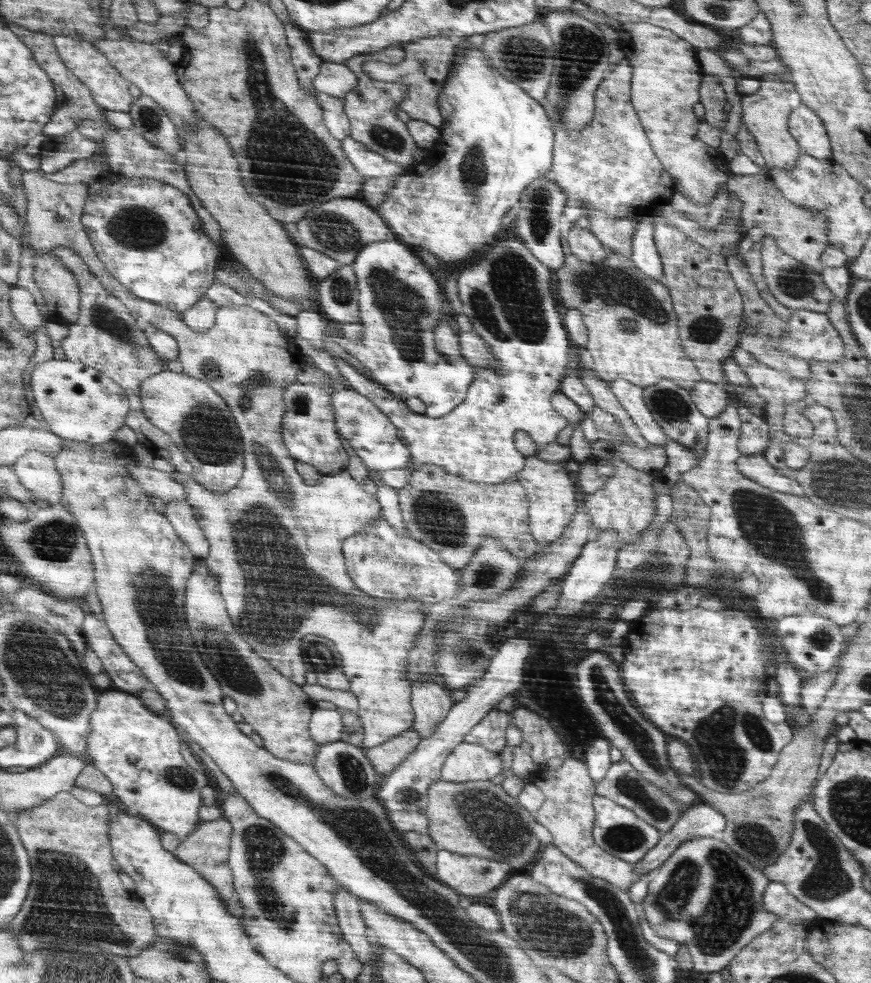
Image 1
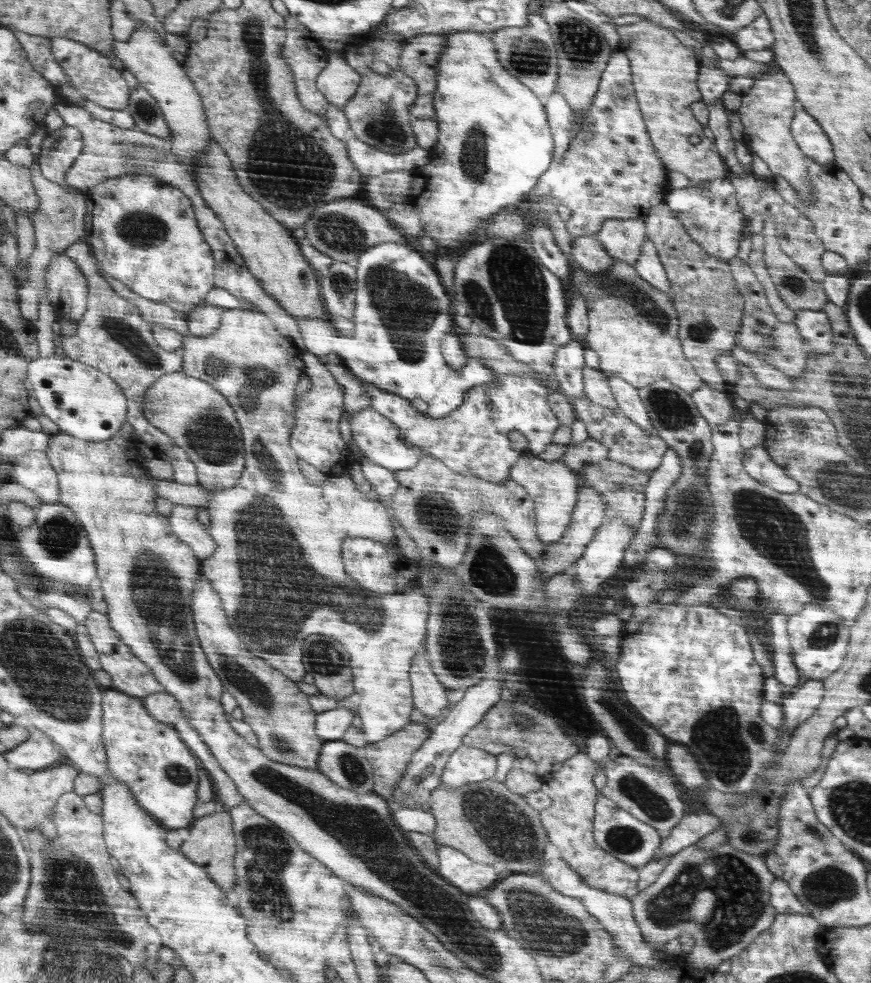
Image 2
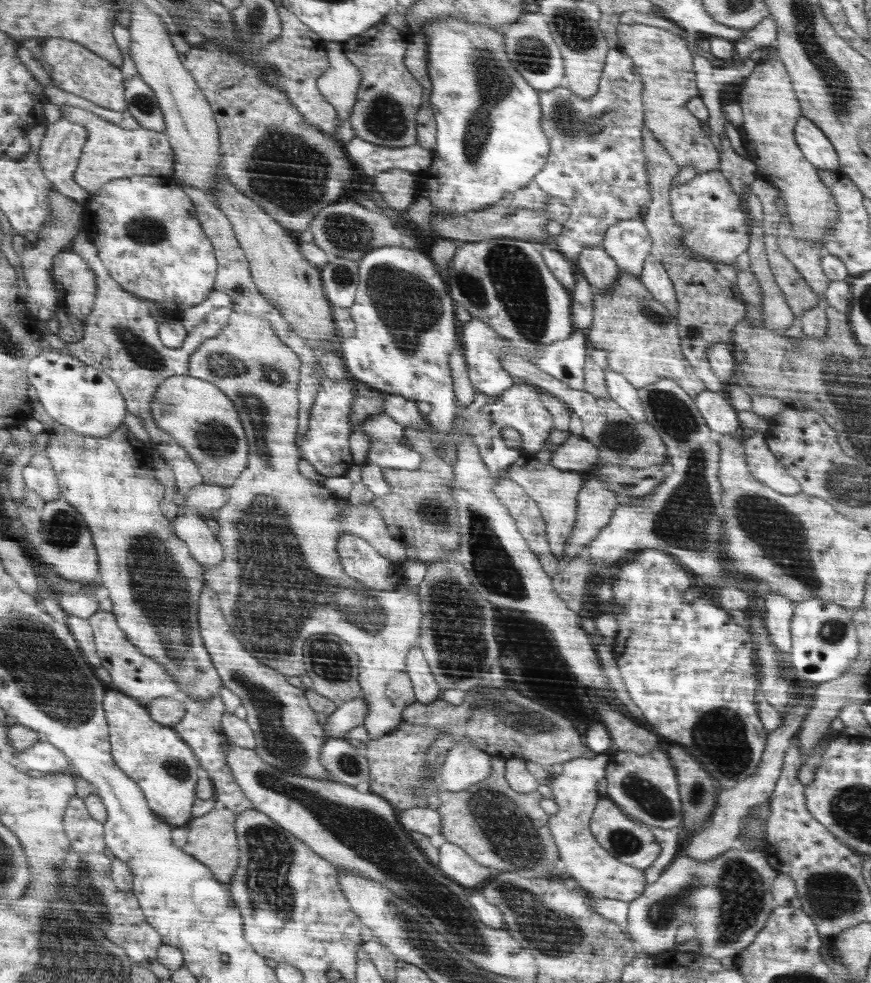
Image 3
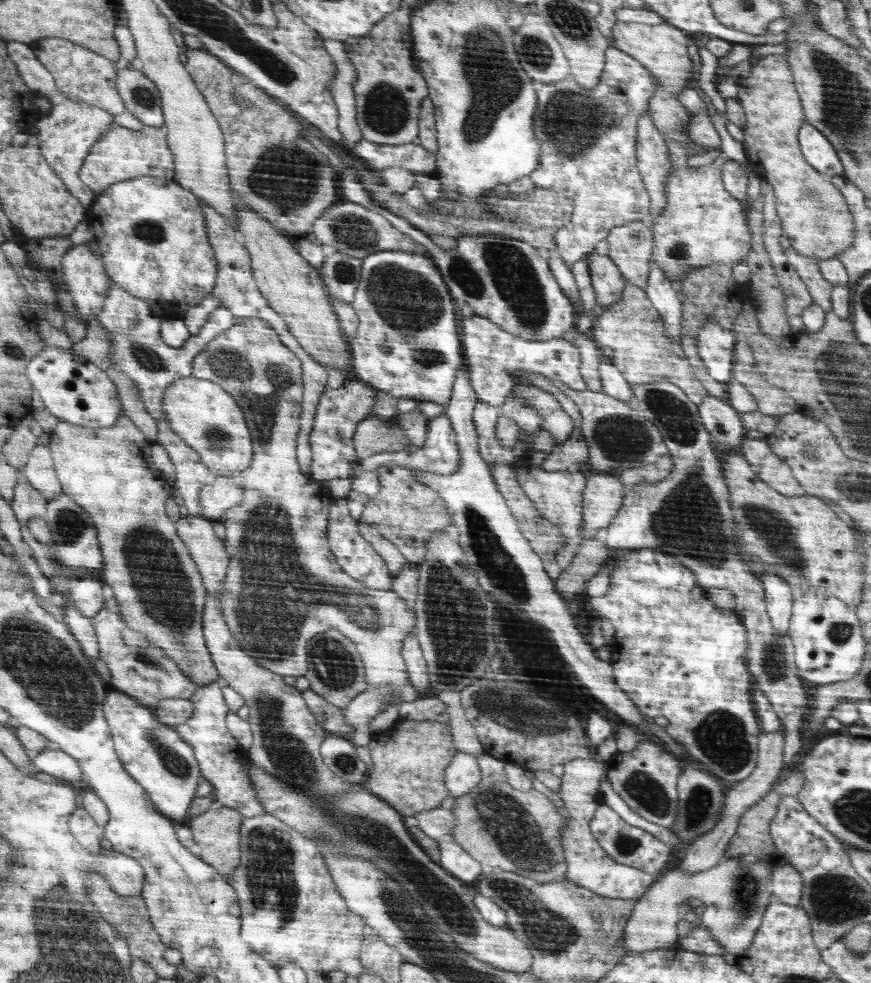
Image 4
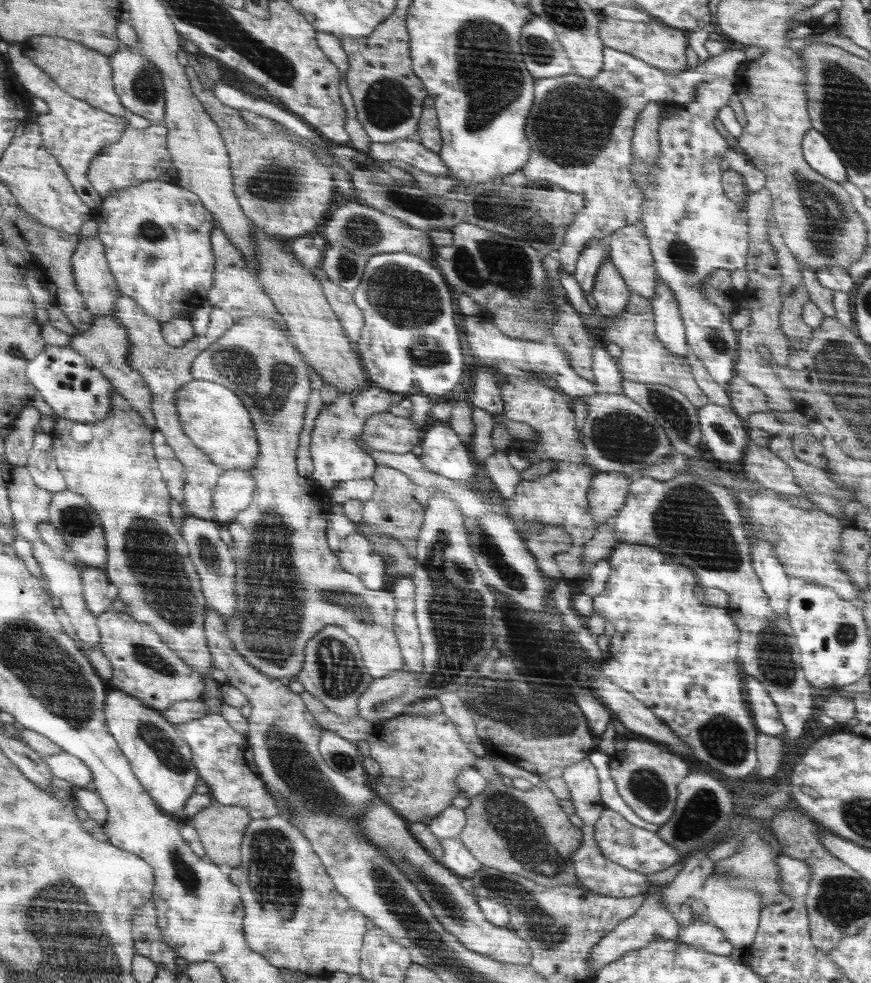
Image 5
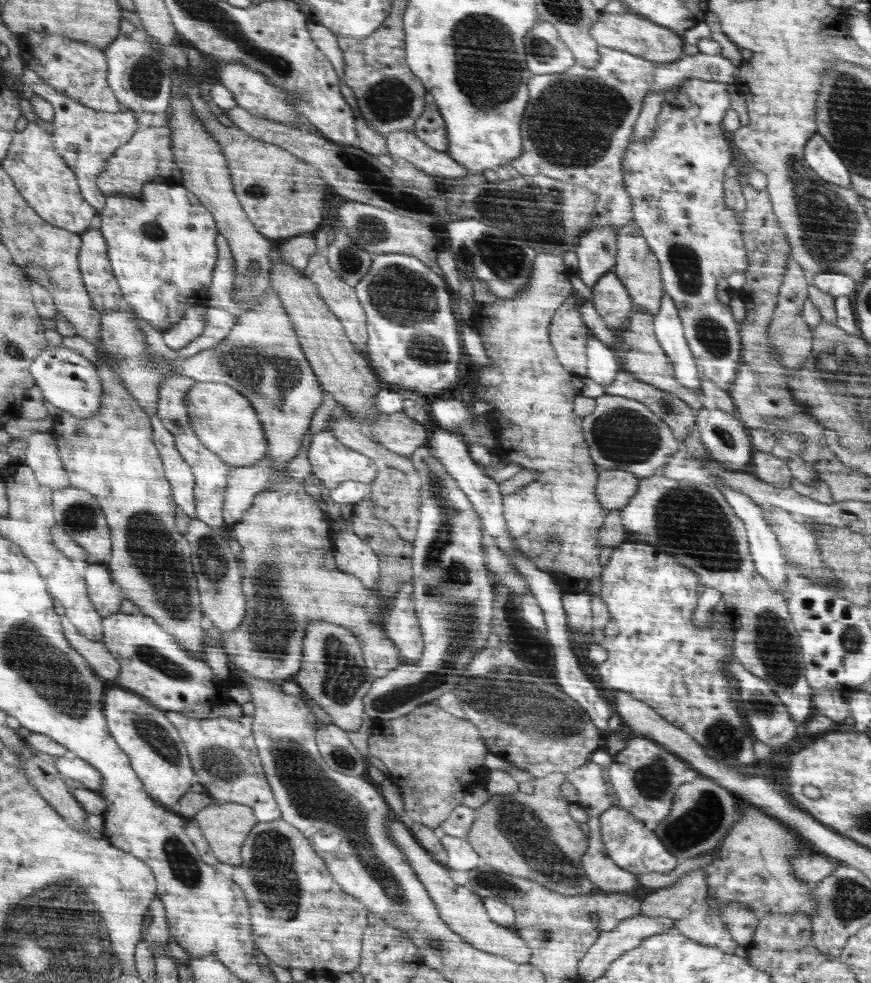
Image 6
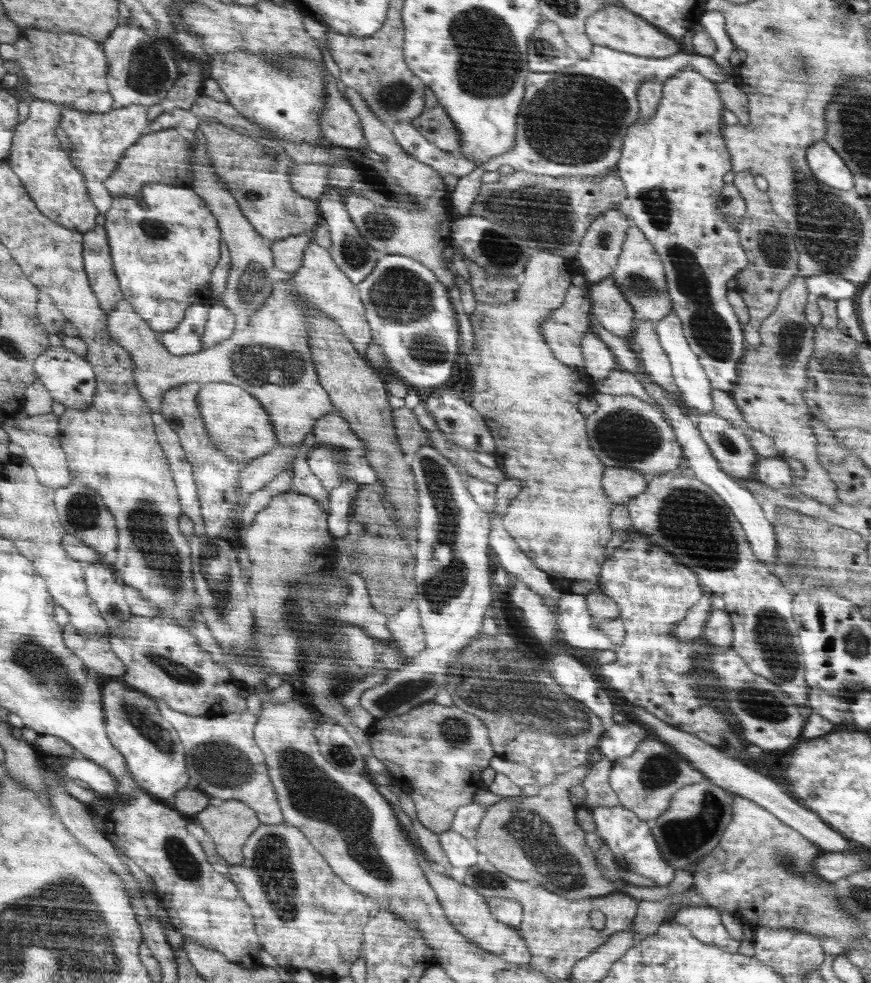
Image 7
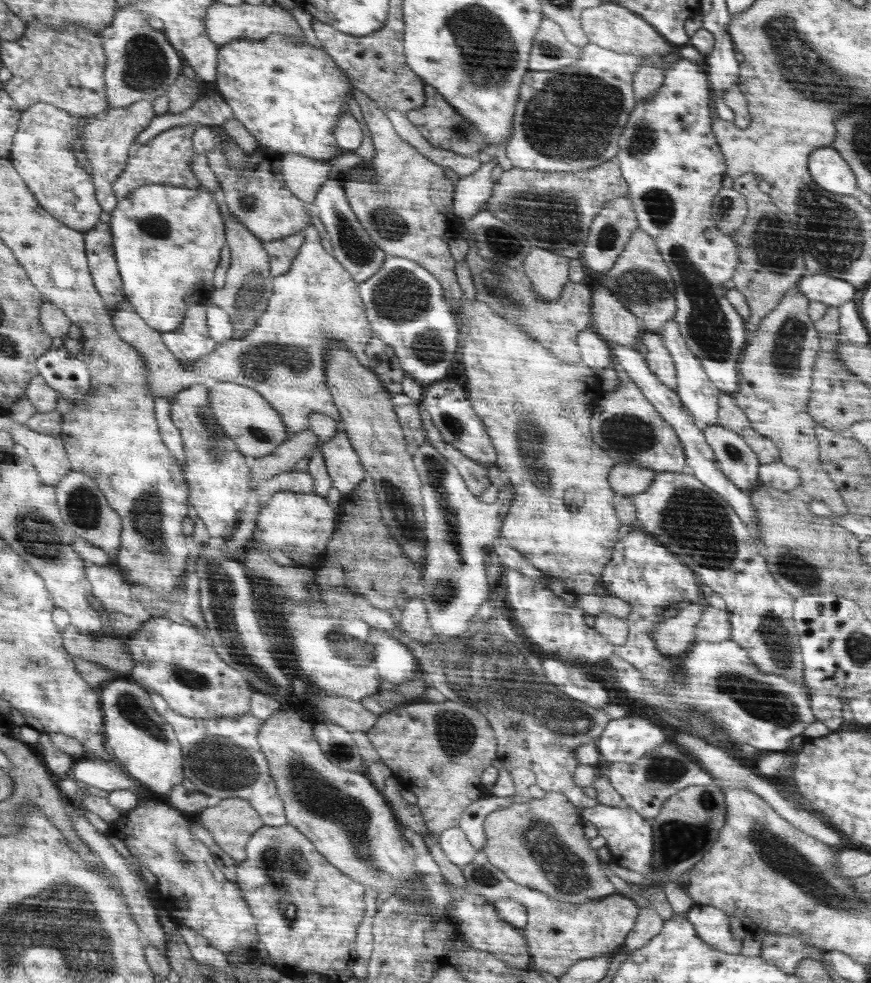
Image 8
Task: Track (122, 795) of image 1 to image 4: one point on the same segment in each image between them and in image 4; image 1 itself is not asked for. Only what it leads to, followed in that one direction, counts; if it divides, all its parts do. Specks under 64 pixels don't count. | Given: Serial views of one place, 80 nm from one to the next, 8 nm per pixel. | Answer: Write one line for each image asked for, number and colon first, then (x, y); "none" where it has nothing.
2: (147, 755)
3: (165, 768)
4: (163, 760)

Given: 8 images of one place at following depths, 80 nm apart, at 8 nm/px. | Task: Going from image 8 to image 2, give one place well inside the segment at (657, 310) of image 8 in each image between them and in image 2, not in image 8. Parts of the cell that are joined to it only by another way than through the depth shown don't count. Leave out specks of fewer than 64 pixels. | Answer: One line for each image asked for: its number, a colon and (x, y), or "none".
2: (622, 238)
3: (629, 242)
4: (631, 246)
5: (629, 246)
6: (637, 266)
7: (640, 274)

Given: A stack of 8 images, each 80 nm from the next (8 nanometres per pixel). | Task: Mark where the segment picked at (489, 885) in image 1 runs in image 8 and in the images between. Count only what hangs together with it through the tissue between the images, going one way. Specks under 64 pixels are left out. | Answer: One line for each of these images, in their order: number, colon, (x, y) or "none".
2: (460, 870)
3: (453, 860)
4: (453, 858)
5: (457, 856)
6: (461, 856)
7: (460, 851)
8: (454, 843)

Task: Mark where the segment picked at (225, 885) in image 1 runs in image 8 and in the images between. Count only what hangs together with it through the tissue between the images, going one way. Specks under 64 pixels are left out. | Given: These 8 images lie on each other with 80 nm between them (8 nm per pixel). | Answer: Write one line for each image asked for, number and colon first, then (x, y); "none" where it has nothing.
2: (211, 842)
3: (213, 836)
4: (217, 831)
5: (221, 829)
6: (226, 826)
7: (229, 823)
8: (232, 822)

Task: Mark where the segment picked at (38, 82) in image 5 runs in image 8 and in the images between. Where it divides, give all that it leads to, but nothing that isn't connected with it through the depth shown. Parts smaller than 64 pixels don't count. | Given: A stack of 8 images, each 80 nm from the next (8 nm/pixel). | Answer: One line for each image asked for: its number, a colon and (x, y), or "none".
6: (87, 138)
7: (100, 140)
8: (108, 138)

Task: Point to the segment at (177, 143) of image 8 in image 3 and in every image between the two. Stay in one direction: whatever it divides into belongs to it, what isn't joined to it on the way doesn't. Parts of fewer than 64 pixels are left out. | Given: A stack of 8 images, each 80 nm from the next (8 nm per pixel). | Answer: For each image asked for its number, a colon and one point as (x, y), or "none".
3: (111, 152)
4: (120, 154)
5: (140, 155)
6: (147, 158)
7: (162, 157)

